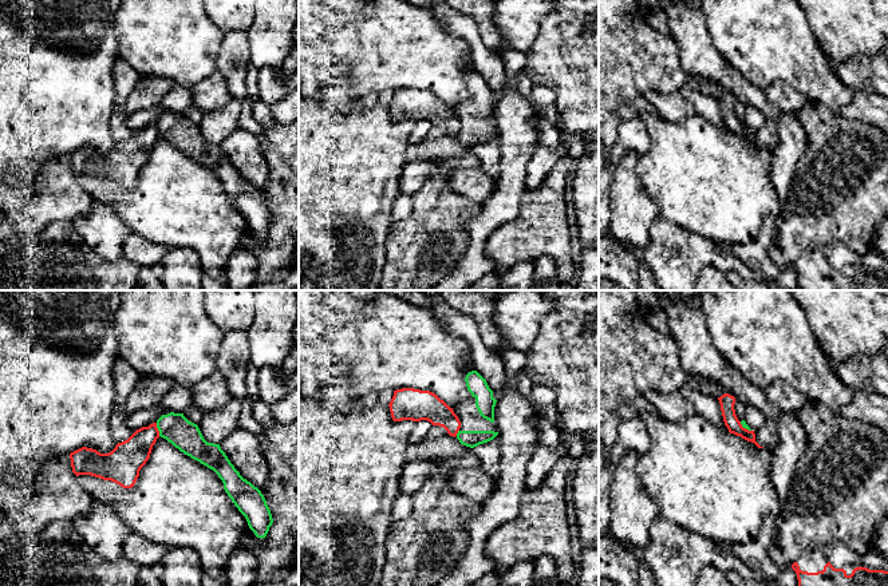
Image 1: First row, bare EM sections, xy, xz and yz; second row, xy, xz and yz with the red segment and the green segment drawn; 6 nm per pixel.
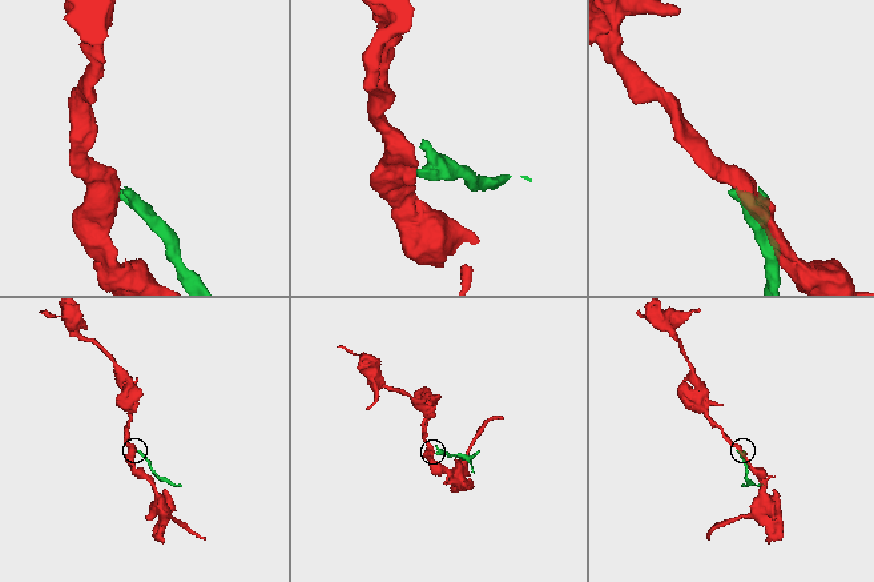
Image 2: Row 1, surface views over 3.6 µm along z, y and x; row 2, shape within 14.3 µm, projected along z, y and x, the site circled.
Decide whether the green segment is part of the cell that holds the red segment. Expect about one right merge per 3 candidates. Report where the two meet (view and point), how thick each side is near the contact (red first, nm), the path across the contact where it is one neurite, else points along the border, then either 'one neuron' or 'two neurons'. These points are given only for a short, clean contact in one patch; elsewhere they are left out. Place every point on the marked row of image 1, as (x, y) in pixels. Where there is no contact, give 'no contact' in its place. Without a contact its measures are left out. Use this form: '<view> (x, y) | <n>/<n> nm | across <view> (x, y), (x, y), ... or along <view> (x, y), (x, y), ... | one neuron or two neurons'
xy (157, 430) | 200/180 nm | along xy (156, 423), (160, 435) | two neurons

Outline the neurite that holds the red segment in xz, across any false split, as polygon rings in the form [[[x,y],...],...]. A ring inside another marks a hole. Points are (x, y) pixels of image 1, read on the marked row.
[[[396,389],[388,407],[394,421],[427,420],[433,425],[443,427],[454,437],[461,428],[461,421],[453,408],[430,391]]]

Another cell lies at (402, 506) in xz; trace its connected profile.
[[[399,494],[396,500],[394,502],[392,511],[391,511],[391,520],[396,523],[404,519],[413,508],[413,496],[407,494]]]

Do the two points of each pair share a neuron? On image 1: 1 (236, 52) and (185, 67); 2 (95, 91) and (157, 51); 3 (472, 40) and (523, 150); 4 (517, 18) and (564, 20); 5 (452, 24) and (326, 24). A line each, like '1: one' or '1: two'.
1: two
2: two
3: two
4: two
5: two

